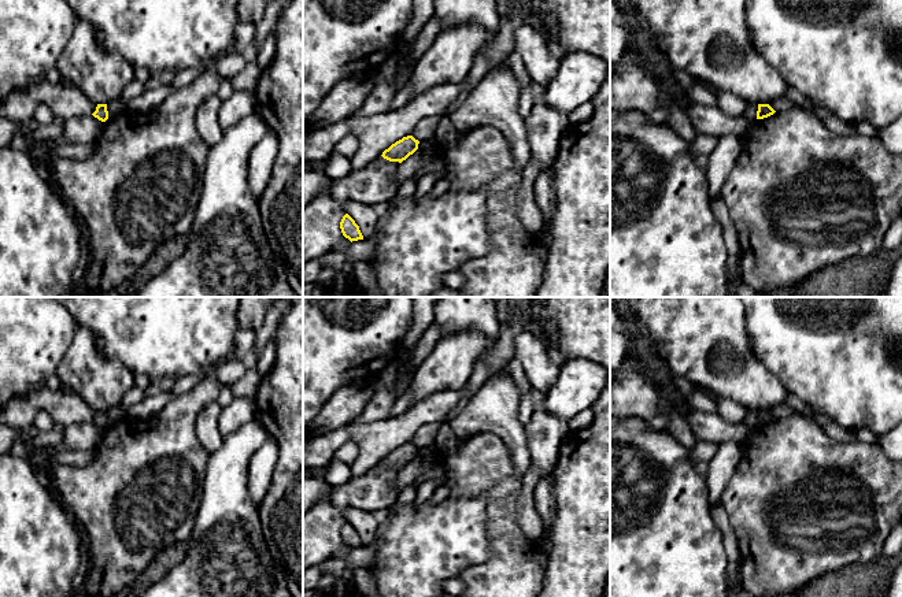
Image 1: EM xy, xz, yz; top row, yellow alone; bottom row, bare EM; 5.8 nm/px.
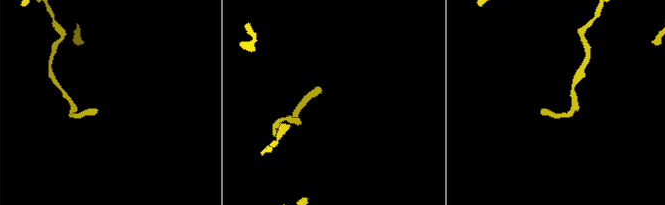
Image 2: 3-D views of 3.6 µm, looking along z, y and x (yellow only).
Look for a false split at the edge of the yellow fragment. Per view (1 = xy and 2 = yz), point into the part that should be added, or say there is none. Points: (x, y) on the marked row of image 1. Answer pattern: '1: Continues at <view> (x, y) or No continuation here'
1: No continuation here
2: No continuation here

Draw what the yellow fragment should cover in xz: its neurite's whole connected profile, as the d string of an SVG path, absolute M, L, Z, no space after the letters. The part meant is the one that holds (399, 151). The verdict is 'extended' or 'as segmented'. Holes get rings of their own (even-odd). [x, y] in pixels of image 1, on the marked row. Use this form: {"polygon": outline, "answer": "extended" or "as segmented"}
{"polygon": "M407 136L392 144L382 152L381 156L389 162L402 163L418 149L418 144L418 140L415 140L413 136Z", "answer": "as segmented"}

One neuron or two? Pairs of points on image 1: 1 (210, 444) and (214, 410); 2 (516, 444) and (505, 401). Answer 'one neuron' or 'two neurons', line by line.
1: one neuron
2: one neuron

